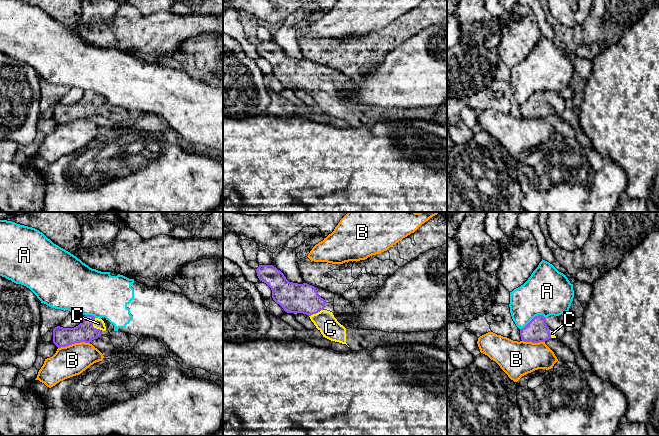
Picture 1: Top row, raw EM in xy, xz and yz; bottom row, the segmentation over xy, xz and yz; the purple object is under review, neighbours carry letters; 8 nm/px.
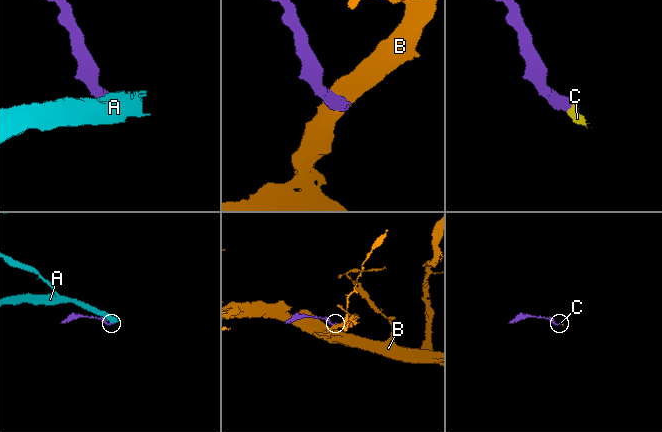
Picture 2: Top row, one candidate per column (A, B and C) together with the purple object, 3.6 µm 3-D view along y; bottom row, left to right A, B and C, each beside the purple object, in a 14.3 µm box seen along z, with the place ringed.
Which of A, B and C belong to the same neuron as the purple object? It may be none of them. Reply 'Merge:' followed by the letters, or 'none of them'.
Merge: C

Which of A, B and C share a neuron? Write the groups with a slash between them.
A / B / C

